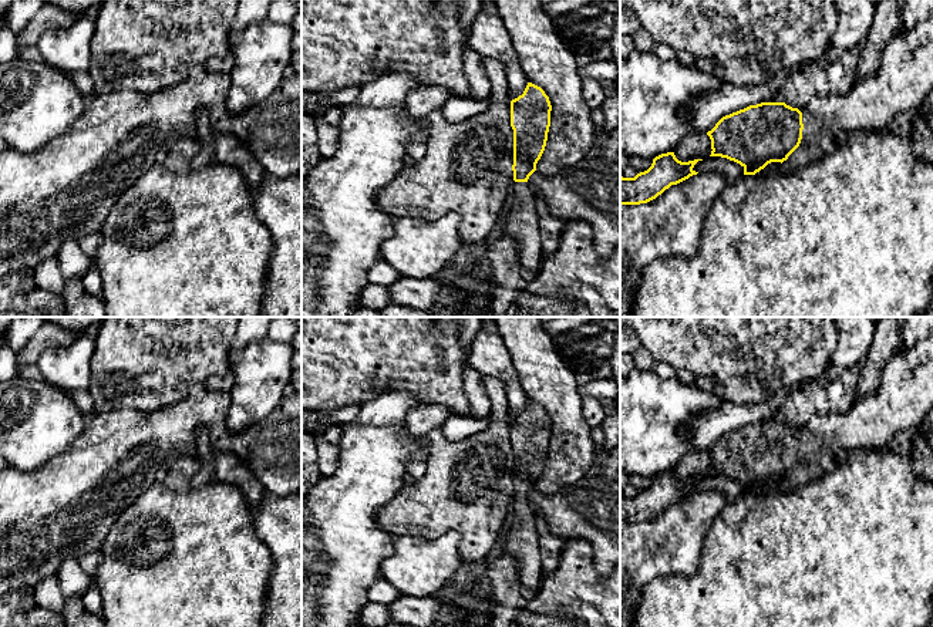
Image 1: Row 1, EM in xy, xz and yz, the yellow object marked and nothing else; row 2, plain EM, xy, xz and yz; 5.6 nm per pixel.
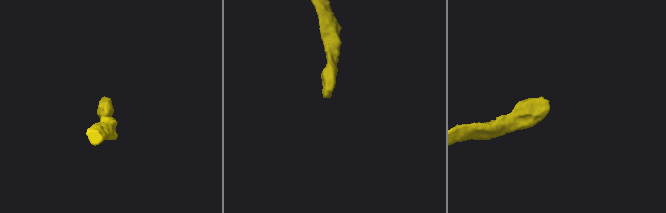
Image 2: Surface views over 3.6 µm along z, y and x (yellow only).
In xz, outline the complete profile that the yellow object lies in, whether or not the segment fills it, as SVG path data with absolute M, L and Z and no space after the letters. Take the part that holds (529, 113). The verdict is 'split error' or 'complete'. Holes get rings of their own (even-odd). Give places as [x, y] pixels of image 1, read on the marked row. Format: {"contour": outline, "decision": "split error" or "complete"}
{"contour": "M528 82L522 95L511 101L513 129L513 186L505 209L505 236L516 245L518 263L532 276L542 262L542 235L536 212L536 196L528 185L536 171L550 127L552 105L545 91Z", "decision": "split error"}

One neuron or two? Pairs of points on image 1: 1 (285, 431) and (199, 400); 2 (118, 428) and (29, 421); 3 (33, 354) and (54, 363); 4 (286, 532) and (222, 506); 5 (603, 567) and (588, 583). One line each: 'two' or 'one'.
1: one
2: two
3: two
4: two
5: two

